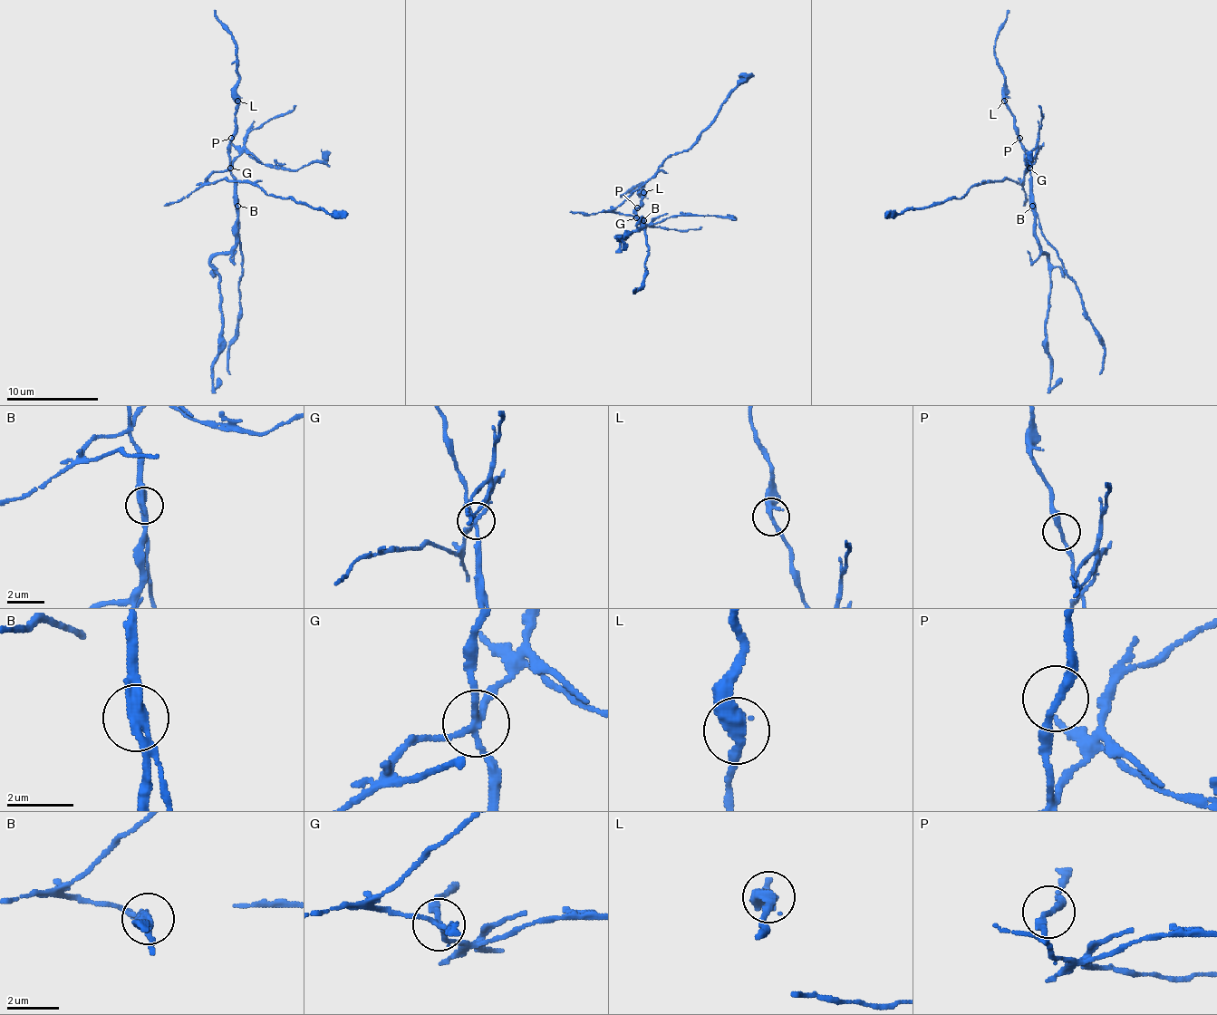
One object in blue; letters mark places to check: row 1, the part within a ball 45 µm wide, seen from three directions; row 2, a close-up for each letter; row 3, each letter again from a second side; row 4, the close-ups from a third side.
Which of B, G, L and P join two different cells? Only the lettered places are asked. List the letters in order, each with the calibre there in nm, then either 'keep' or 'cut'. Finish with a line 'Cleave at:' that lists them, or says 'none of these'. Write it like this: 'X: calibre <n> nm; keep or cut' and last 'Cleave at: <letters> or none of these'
B: calibre 360 nm; cut
G: calibre 180 nm; cut
L: calibre 360 nm; keep
P: calibre 220 nm; keep
Cleave at: B, G

